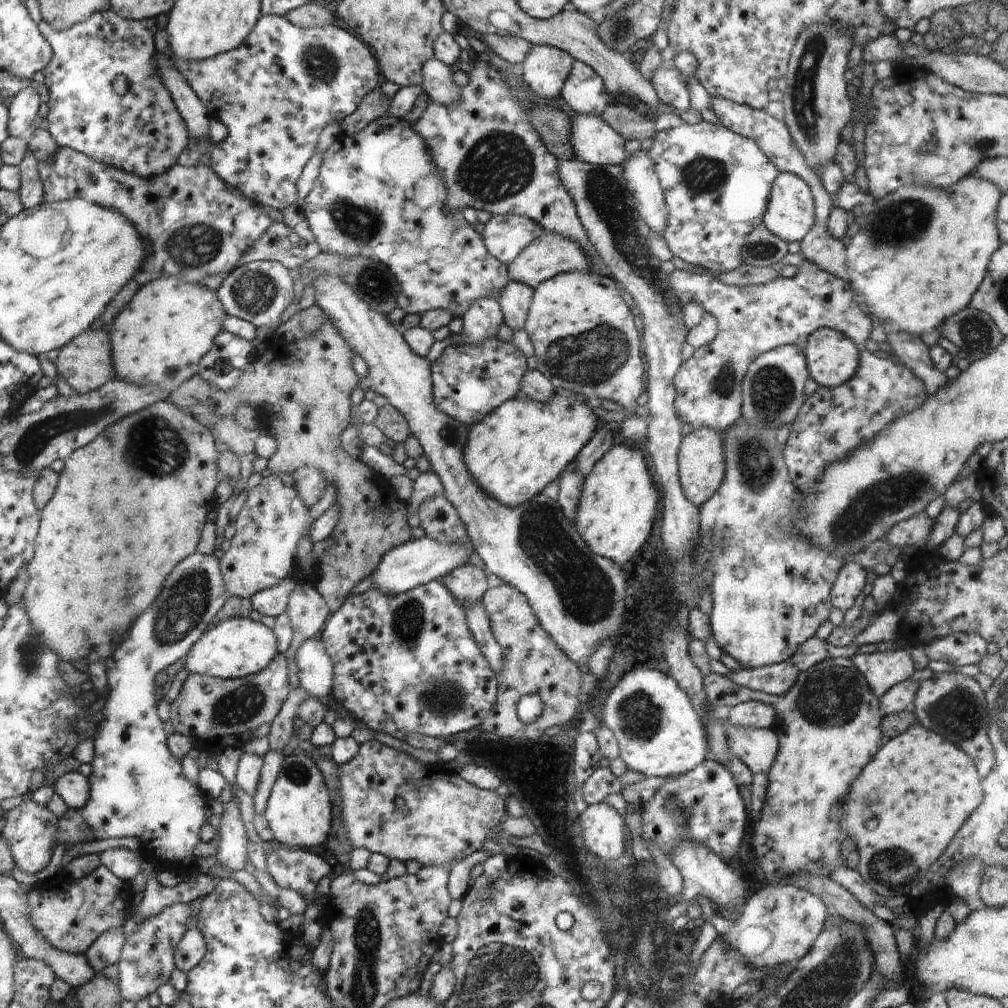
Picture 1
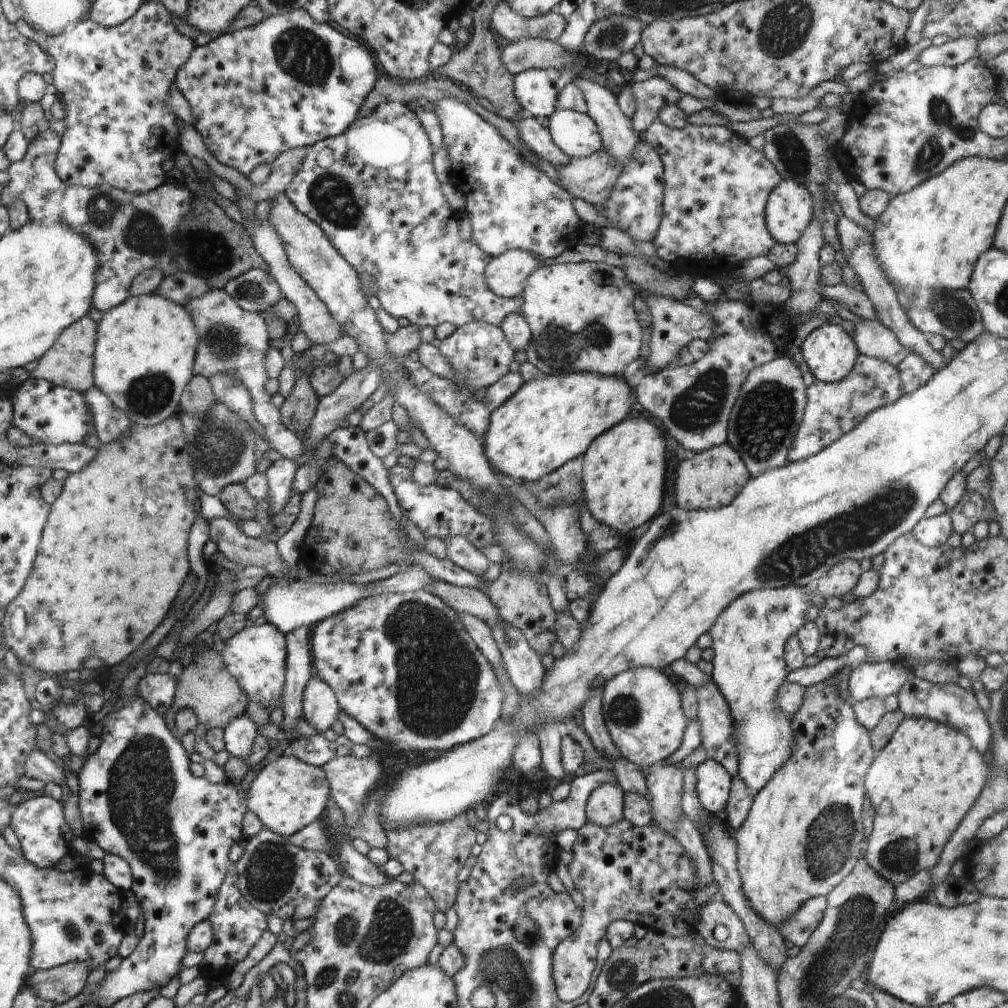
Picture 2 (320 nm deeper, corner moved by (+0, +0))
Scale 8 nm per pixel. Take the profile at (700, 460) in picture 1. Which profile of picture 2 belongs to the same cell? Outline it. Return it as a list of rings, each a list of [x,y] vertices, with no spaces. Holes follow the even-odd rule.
[[[726,442],[693,454],[680,463],[675,483],[677,506],[682,510],[716,509],[728,506],[751,476],[738,453]]]

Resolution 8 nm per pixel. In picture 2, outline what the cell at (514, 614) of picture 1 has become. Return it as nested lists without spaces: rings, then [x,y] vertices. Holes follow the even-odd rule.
[[[436,579],[429,582],[424,590],[441,598],[459,616],[473,616],[482,619],[488,626],[501,623],[497,608],[491,603],[486,592],[474,587],[459,587]]]

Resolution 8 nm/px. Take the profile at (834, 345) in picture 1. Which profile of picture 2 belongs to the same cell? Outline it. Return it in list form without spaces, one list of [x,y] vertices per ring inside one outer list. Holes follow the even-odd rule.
[[[826,322],[806,337],[801,352],[814,378],[825,383],[842,380],[859,355],[852,335]]]

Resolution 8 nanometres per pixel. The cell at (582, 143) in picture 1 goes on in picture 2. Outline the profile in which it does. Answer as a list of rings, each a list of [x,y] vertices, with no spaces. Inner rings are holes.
[[[556,109],[545,121],[552,140],[570,158],[584,158],[602,149],[596,123],[572,109]]]

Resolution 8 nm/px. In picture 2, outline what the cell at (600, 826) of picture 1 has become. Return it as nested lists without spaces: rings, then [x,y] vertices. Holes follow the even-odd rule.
[[[616,783],[599,784],[585,804],[587,820],[603,827],[622,820],[624,795],[625,791]]]

